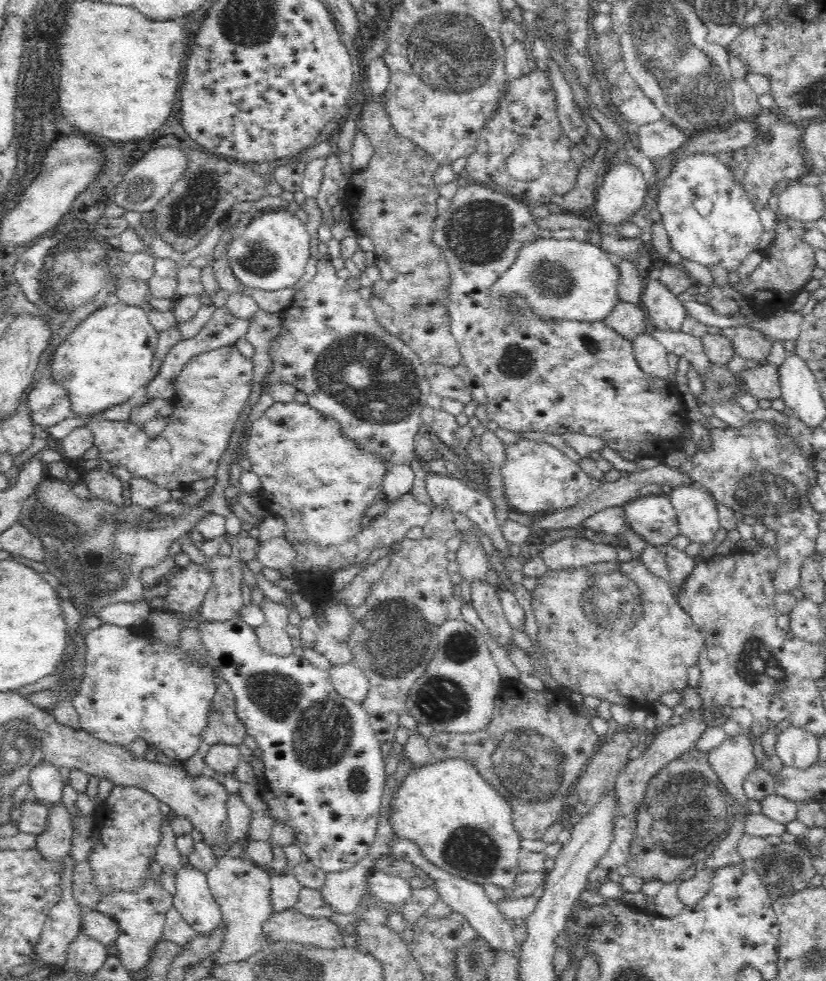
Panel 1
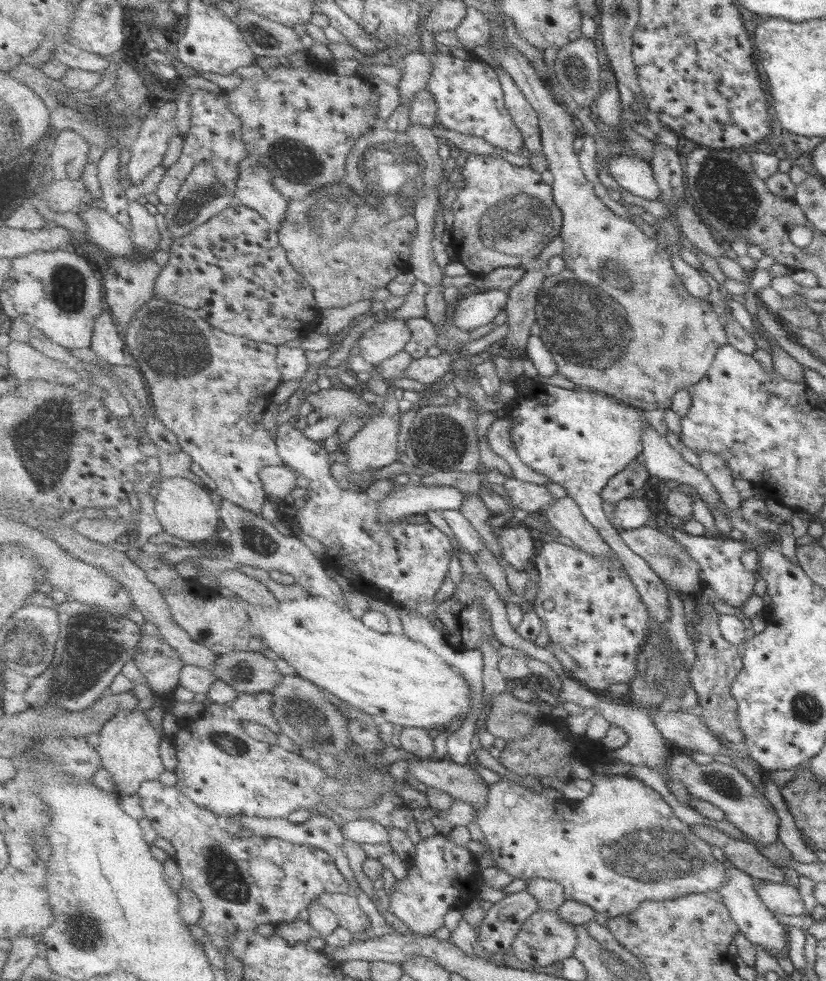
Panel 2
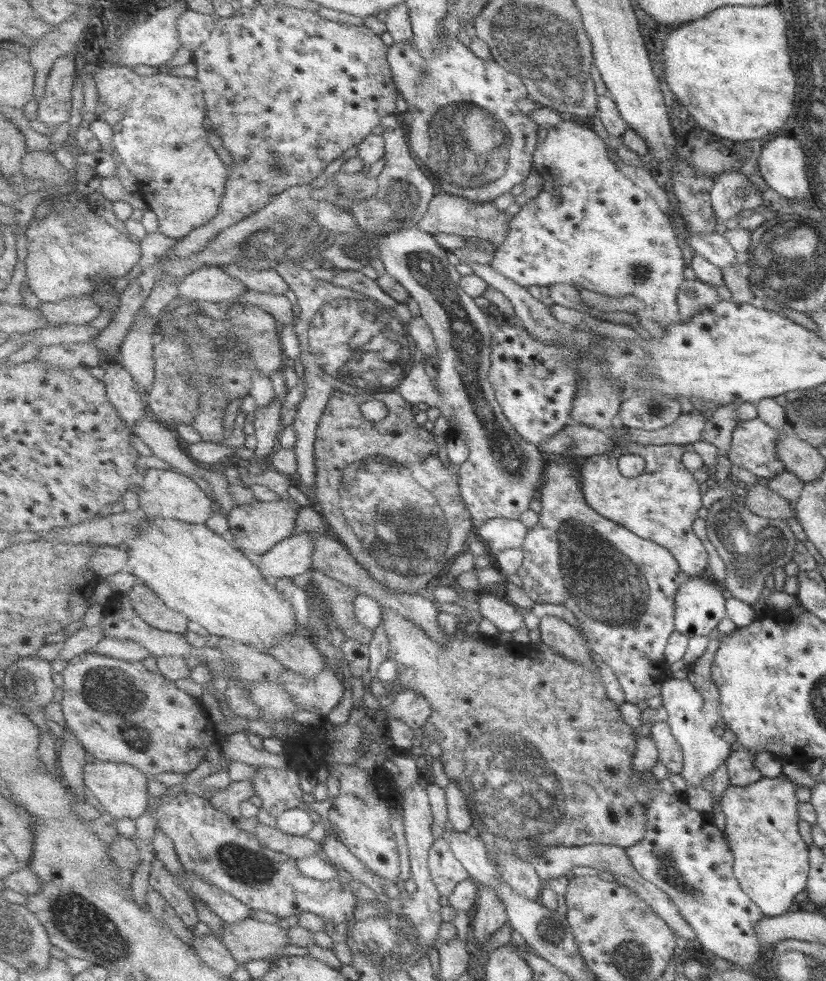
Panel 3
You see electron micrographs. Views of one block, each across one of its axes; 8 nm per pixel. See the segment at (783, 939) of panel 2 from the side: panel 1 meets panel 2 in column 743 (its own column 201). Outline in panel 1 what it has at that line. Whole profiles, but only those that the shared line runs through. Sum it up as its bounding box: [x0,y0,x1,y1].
[173,863,224,935]

